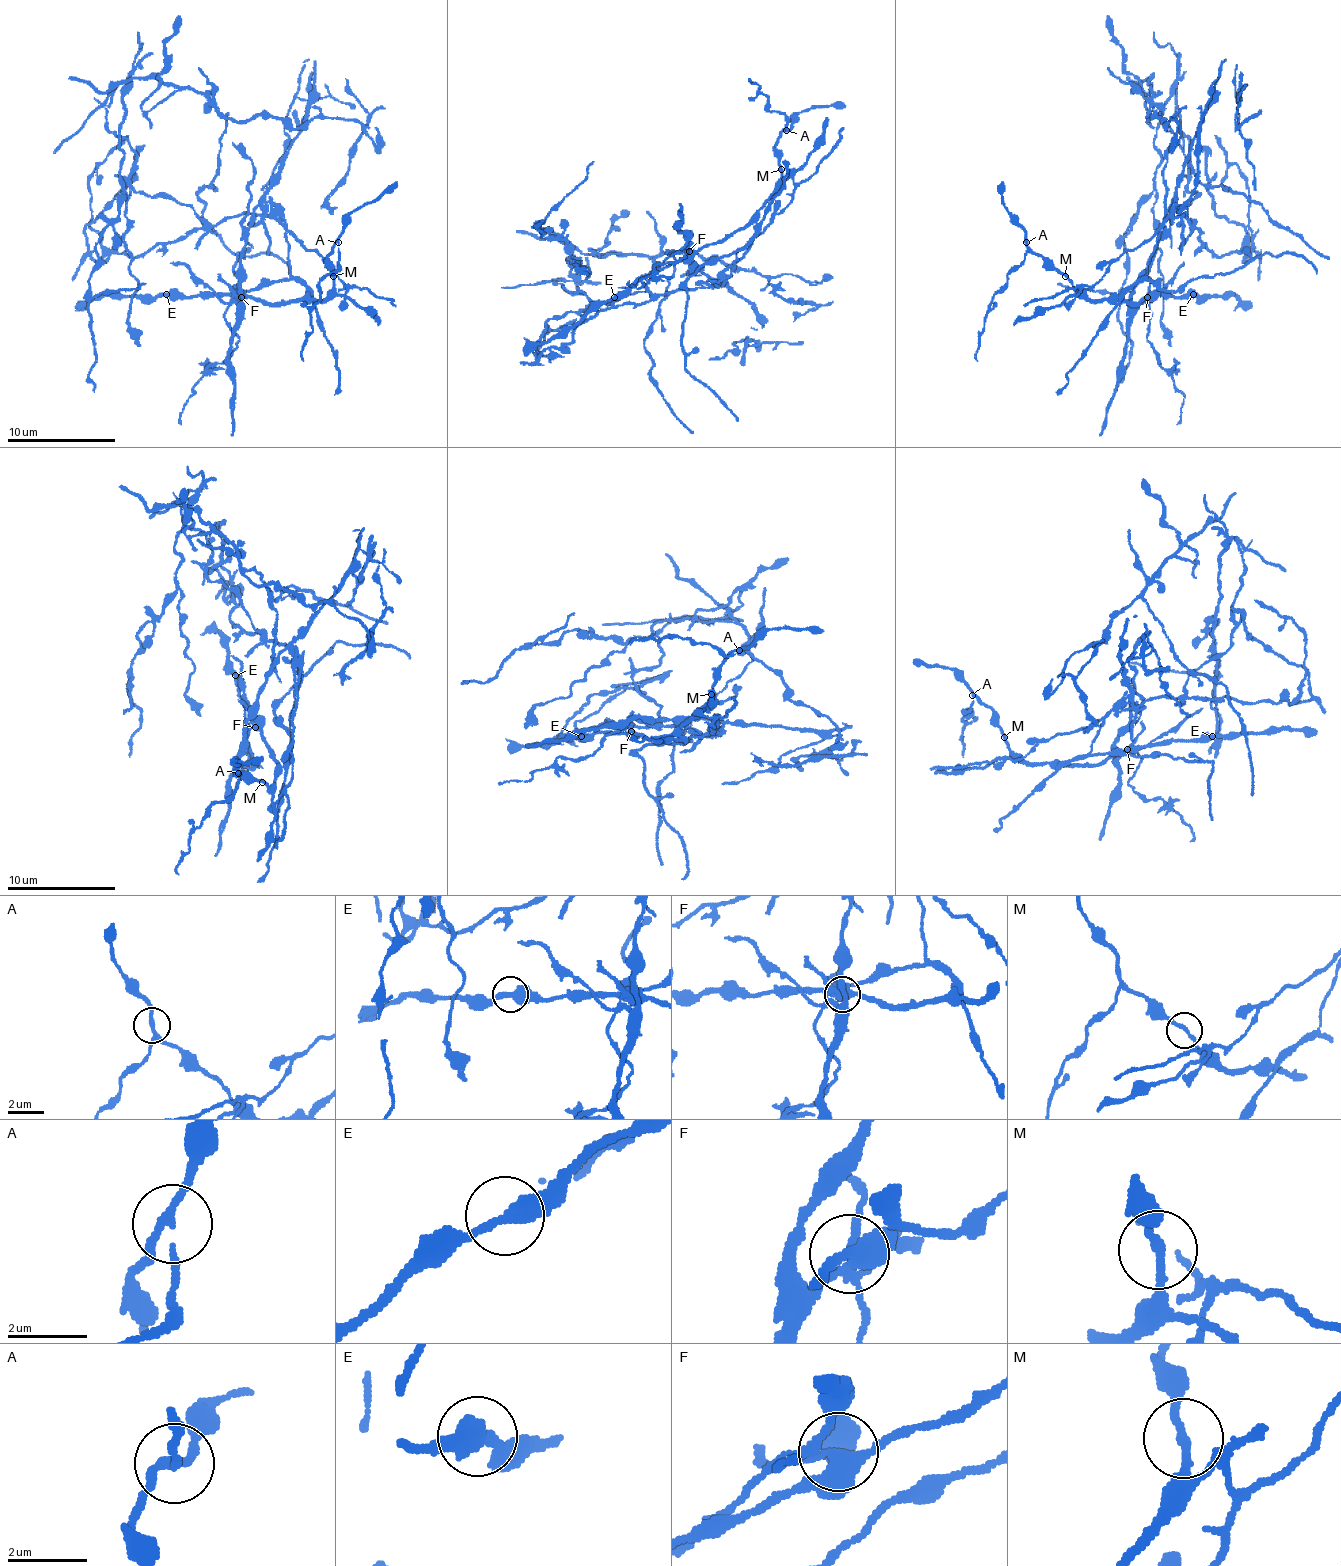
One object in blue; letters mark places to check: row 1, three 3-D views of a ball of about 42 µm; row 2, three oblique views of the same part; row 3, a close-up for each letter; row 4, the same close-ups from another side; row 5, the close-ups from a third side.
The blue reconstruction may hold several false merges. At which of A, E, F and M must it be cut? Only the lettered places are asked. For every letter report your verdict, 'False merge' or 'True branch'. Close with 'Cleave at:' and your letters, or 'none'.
A: False merge
E: True branch
F: False merge
M: True branch
Cleave at: A, F

